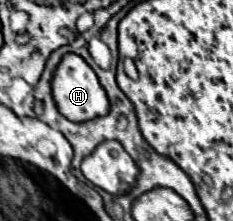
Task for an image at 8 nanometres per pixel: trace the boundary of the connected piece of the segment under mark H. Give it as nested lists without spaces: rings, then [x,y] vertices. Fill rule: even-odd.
[[[69,53],[61,59],[55,77],[51,81],[51,89],[53,89],[53,99],[59,107],[59,111],[75,123],[83,123],[83,121],[91,121],[95,117],[103,117],[109,113],[109,99],[105,89],[101,87],[95,71],[75,53]]]

